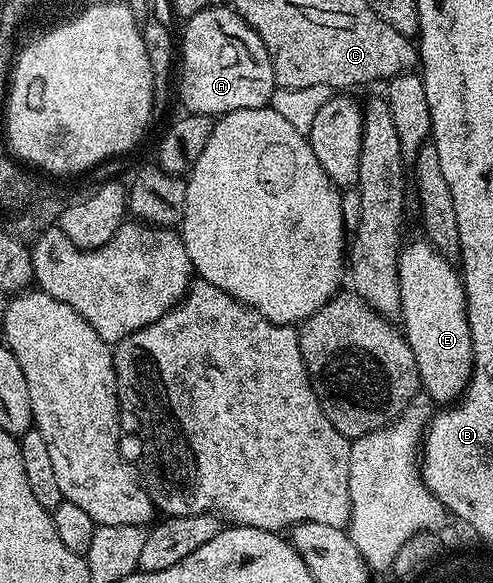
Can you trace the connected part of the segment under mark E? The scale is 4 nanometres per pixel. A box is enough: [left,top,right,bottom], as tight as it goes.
[397,238,473,406]

